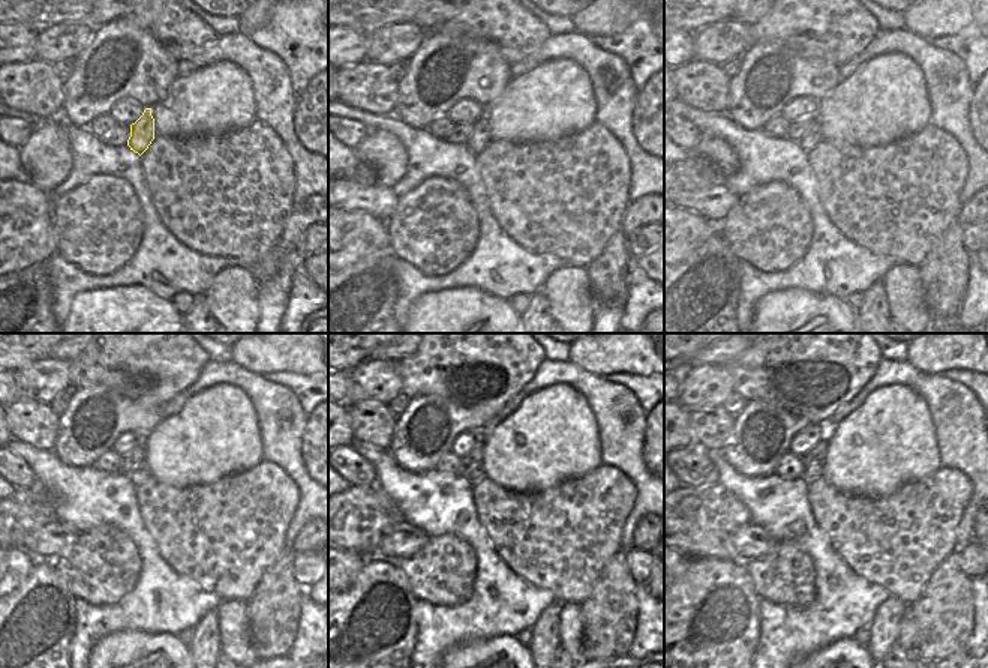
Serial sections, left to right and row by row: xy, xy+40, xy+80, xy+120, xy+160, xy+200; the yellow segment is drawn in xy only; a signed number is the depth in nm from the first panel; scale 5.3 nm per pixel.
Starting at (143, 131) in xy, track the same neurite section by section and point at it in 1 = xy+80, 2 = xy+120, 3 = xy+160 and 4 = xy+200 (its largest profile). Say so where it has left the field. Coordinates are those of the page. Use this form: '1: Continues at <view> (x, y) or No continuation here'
1: Continues at xy+80 (813, 137)
2: Continues at xy+120 (141, 473)
3: Continues at xy+160 (477, 473)
4: Continues at xy+200 (814, 472)

